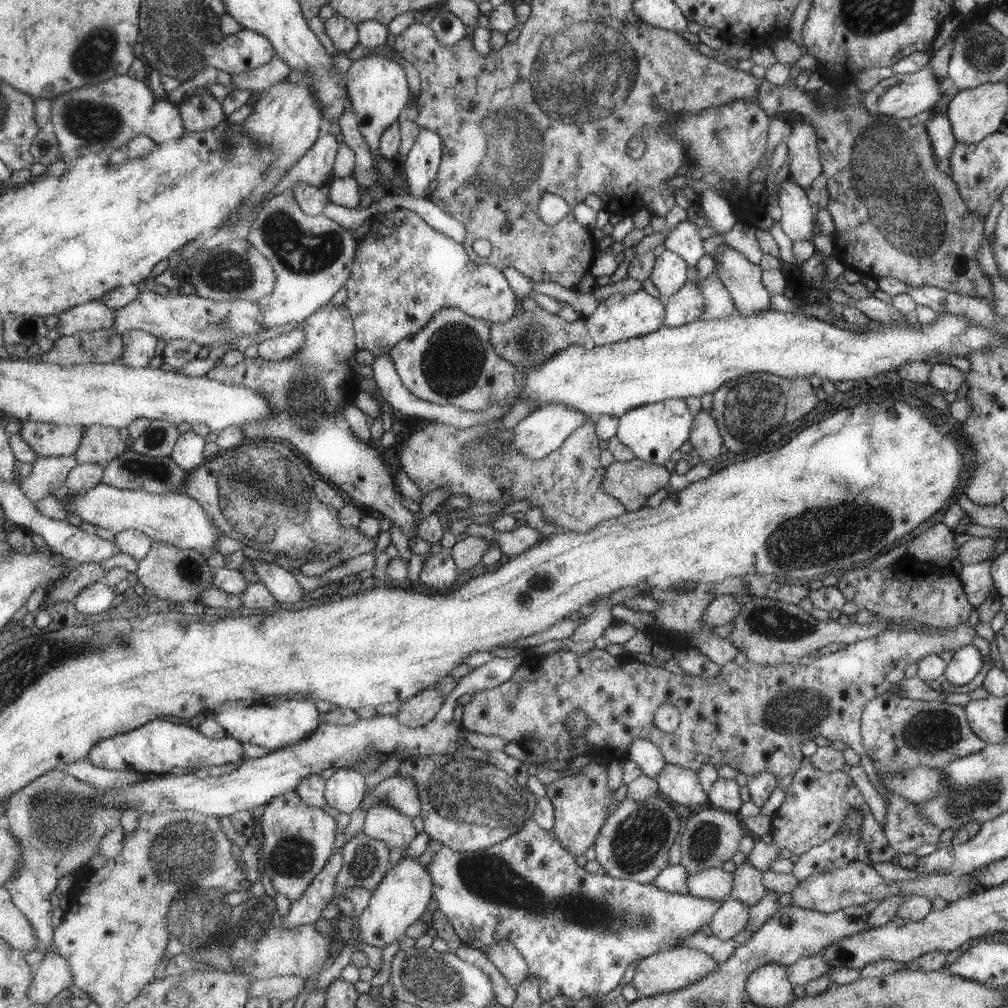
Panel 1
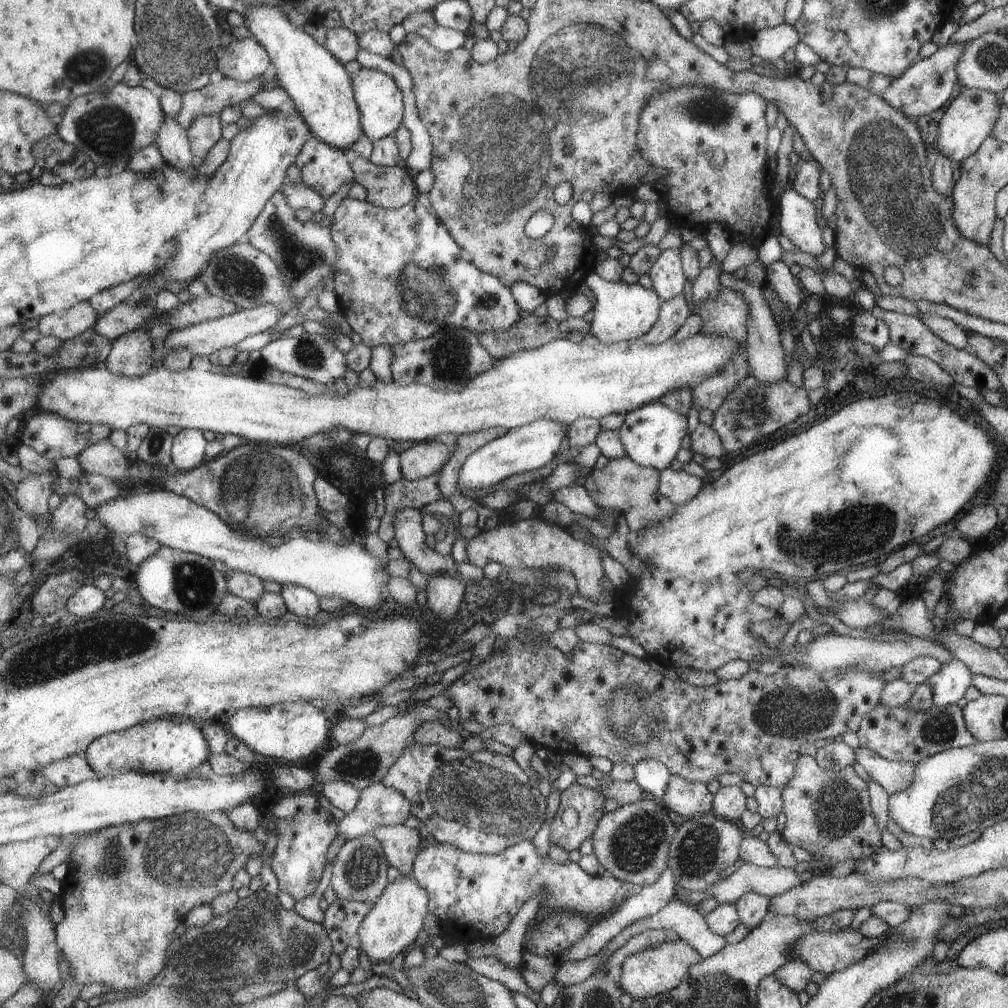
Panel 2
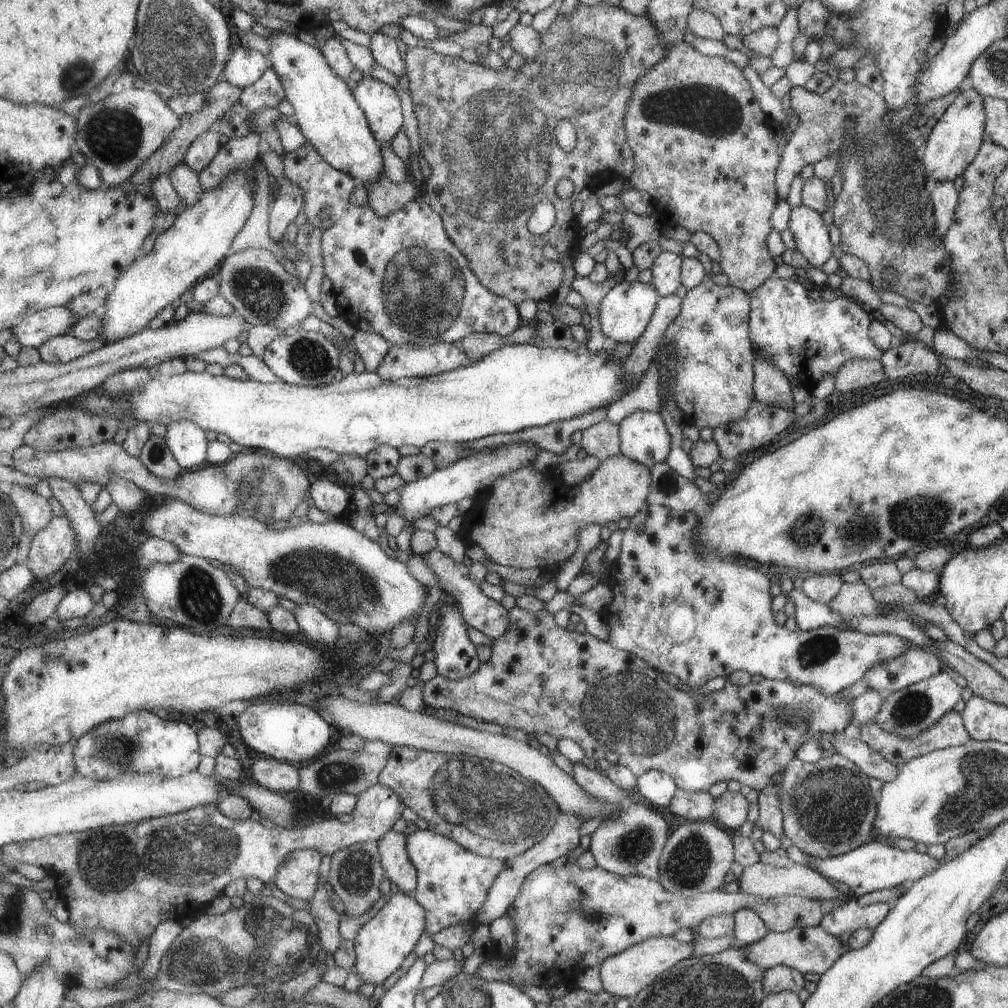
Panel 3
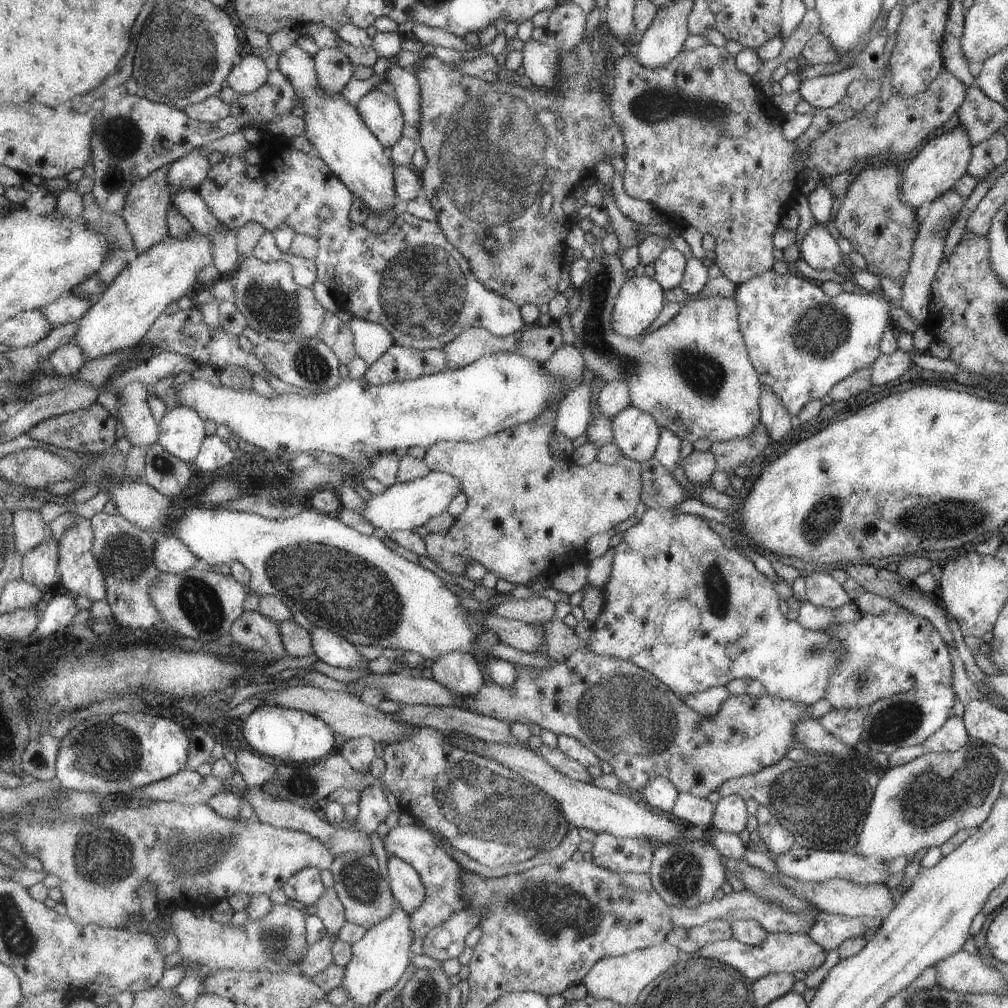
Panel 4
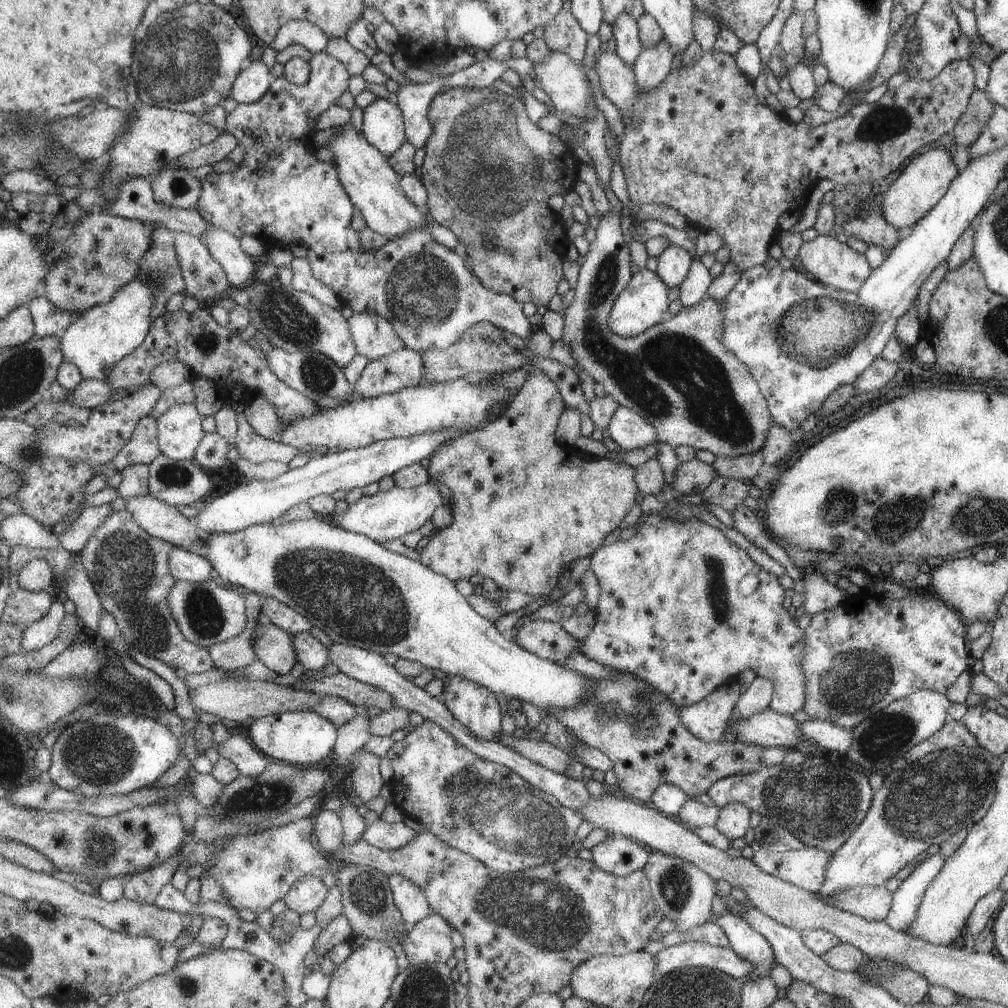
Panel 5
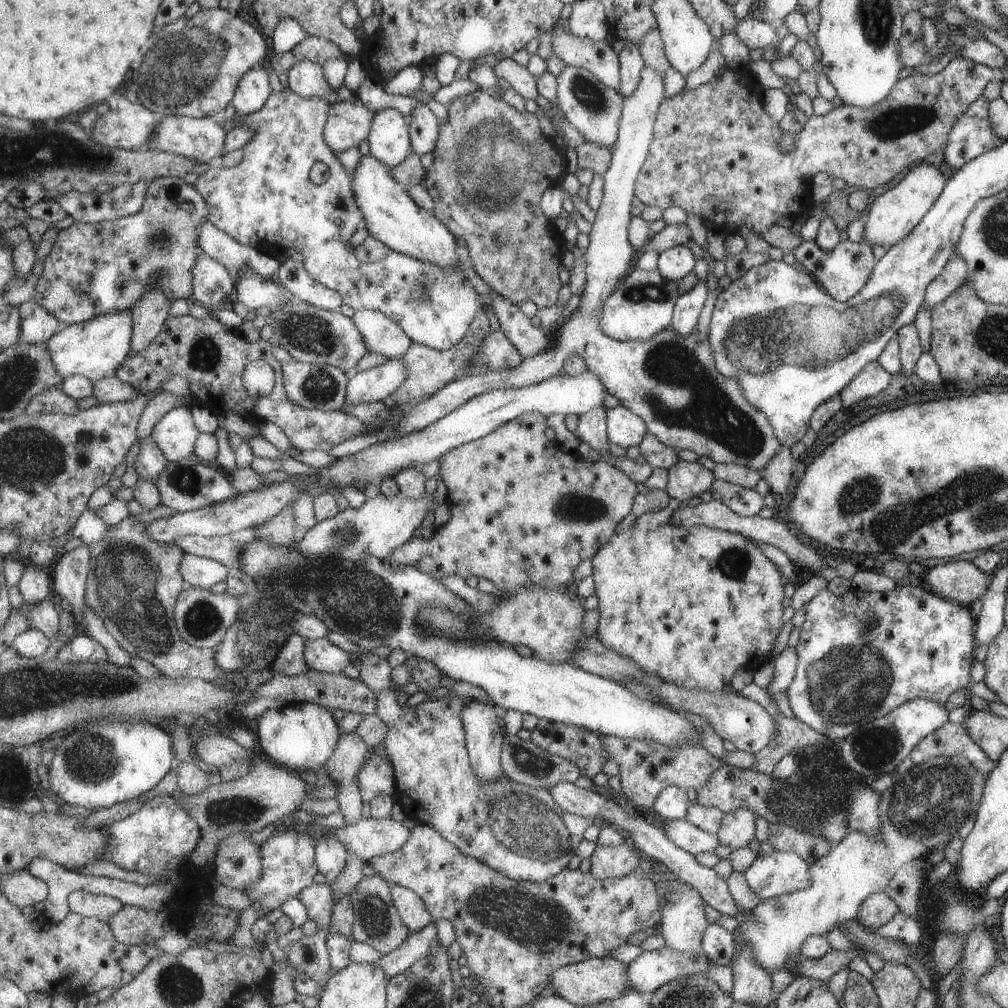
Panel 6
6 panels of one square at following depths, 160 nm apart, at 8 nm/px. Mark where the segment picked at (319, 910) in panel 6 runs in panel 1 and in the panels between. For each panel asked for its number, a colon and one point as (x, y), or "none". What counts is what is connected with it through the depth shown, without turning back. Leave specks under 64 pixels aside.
1: (298, 838)
2: (305, 830)
3: (300, 877)
4: (306, 887)
5: (309, 893)

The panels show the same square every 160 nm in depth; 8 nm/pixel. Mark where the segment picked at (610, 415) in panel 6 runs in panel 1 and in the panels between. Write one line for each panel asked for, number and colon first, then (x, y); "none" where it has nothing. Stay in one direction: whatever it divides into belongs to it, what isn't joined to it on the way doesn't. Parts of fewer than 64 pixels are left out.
1: (652, 431)
2: (650, 435)
3: (643, 437)
4: (635, 433)
5: (628, 430)

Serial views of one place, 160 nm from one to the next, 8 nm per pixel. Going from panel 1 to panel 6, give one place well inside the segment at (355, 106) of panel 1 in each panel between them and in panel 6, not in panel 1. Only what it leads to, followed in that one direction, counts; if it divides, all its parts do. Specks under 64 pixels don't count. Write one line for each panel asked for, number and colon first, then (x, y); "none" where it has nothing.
2: (381, 102)
3: (382, 106)
4: (384, 116)
5: (384, 125)
6: (390, 141)

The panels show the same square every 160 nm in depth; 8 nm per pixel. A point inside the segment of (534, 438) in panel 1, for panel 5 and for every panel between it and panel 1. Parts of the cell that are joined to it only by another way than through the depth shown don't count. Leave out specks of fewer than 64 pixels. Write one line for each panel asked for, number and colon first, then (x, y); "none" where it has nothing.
2: (529, 448)
3: (475, 474)
4: (405, 506)
5: (385, 515)

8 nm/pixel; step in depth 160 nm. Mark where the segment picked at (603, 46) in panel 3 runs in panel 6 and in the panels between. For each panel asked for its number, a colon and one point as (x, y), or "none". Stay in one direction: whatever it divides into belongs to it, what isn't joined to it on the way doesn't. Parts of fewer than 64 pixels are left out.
4: (493, 149)
5: (488, 181)
6: (488, 178)

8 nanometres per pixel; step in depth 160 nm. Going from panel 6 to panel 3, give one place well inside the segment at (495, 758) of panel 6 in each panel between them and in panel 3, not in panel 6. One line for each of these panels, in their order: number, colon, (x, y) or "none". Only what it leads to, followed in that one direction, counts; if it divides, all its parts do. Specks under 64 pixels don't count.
3: (456, 657)
4: (462, 673)
5: (477, 707)

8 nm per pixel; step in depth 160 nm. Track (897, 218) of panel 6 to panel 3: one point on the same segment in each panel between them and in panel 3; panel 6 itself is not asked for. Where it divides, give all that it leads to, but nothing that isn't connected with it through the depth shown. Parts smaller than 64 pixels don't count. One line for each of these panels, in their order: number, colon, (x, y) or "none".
3: (953, 143)
4: (943, 160)
5: (919, 186)

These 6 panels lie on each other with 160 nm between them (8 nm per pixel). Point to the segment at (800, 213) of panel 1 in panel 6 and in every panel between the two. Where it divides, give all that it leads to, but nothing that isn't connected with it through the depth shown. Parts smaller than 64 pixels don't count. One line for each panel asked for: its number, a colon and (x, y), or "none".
2: (797, 222)
3: (810, 236)
4: (818, 250)
5: (830, 262)
6: (843, 270)

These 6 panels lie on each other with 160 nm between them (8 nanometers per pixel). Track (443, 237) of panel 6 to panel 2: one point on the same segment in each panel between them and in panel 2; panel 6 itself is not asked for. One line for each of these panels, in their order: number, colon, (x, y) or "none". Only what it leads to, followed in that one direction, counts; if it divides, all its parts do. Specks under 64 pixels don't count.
2: (318, 83)
3: (328, 115)
4: (336, 128)
5: (373, 184)

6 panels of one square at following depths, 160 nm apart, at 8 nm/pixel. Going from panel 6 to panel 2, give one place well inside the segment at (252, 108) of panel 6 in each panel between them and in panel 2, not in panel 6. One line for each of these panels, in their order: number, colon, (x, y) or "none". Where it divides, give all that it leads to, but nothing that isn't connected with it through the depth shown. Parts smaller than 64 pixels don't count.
2: (244, 60)
3: (247, 66)
4: (251, 72)
5: (255, 79)

